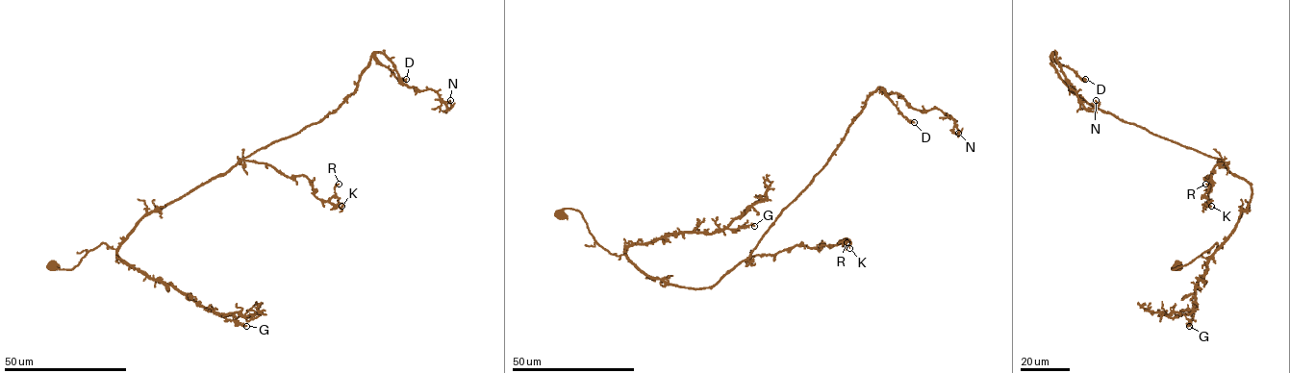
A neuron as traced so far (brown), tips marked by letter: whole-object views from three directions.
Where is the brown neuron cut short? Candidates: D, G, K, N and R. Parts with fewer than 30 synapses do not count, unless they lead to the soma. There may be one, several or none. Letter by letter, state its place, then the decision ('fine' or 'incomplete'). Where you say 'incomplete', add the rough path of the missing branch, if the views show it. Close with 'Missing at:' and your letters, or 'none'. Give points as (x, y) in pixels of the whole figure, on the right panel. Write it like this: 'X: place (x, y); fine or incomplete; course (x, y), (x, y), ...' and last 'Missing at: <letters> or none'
D: place (1085, 79); fine
G: place (1189, 326); fine
K: place (1211, 206); fine
N: place (1096, 100); fine
R: place (1205, 184); fine
Missing at: none

